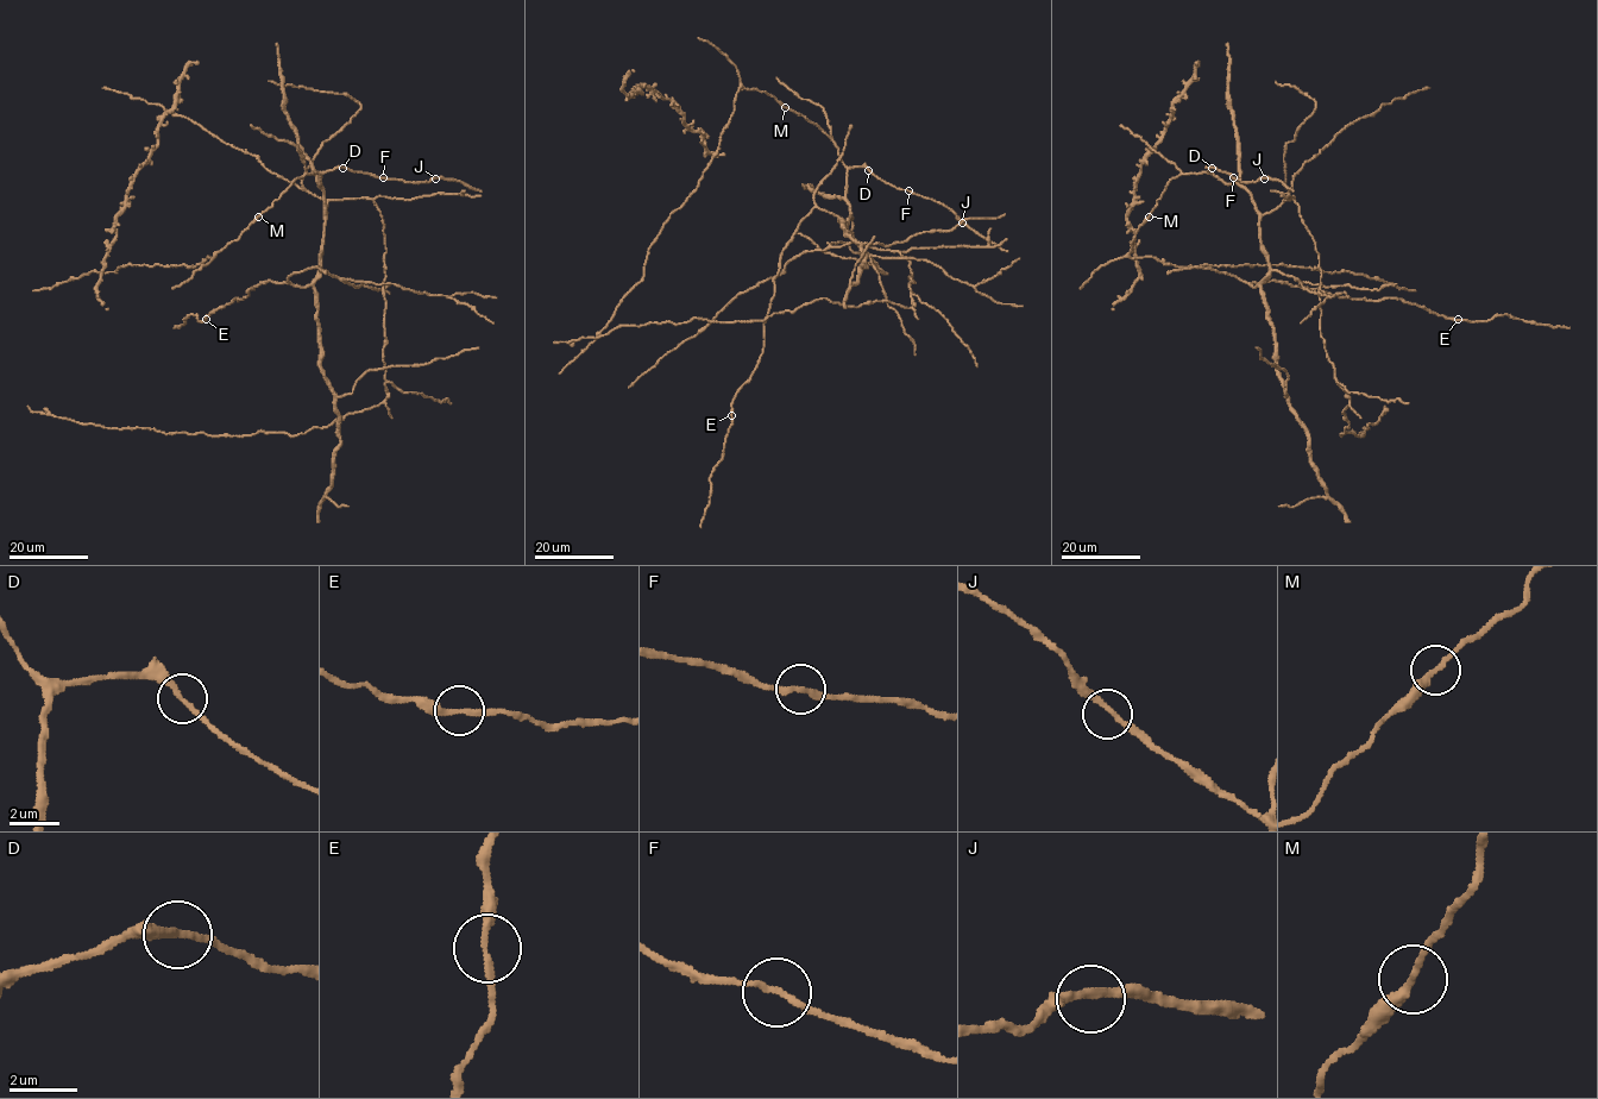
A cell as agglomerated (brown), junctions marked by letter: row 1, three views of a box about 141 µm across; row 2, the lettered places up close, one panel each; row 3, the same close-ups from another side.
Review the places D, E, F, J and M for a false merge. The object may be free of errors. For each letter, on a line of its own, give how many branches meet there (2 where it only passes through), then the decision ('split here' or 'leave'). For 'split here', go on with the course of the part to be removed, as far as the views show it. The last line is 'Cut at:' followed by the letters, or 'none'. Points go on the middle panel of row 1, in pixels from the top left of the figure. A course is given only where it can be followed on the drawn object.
D: branches 2; leave
E: branches 2; leave
F: branches 2; leave
J: branches 2; leave
M: branches 2; leave
Cut at: none

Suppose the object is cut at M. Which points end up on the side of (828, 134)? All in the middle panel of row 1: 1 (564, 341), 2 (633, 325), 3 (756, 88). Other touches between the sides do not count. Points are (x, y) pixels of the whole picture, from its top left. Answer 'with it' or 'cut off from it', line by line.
1: with it
2: with it
3: cut off from it

